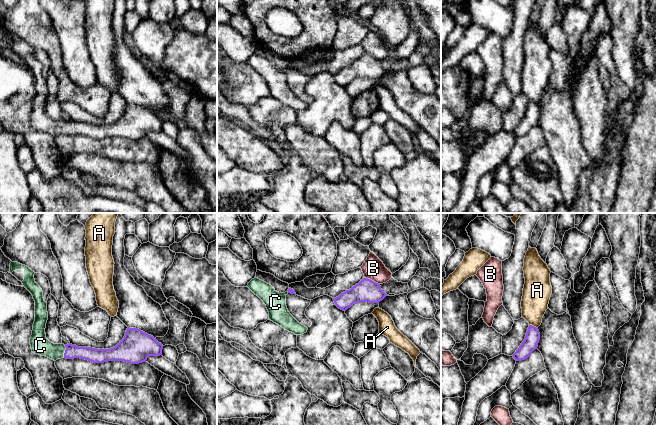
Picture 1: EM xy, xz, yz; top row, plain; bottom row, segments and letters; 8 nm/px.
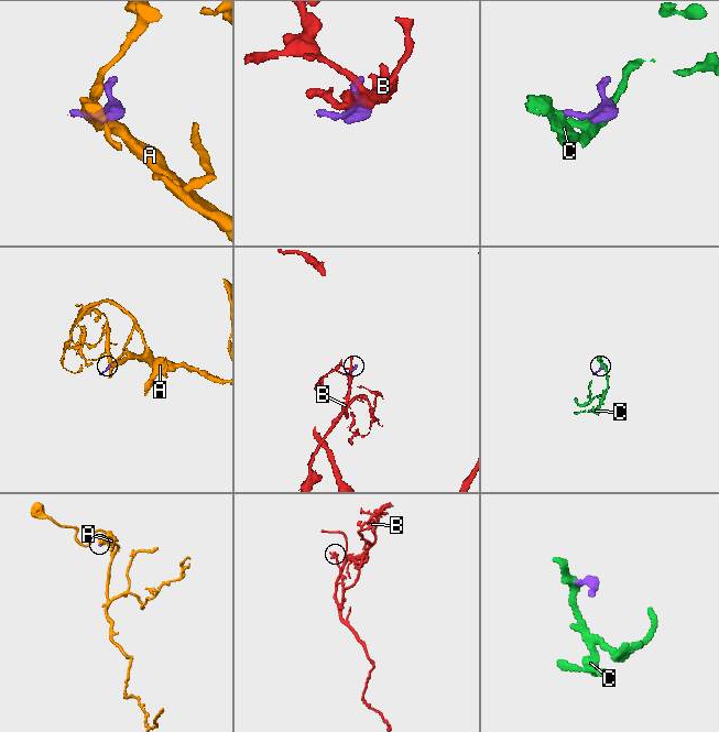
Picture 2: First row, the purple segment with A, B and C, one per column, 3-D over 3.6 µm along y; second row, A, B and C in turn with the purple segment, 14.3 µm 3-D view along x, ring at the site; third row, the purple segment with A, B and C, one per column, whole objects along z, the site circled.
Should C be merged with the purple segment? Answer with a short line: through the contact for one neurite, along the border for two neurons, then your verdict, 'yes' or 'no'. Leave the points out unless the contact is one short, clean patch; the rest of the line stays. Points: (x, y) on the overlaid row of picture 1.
line xy (94, 355), (65, 351), (52, 351), (40, 345); yes

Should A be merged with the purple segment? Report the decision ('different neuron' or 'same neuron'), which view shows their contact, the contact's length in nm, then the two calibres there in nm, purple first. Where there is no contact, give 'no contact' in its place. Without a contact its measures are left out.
different neuron; meets purple in yz; contact 80 nm long; 120 nm thick on the purple side, 220 nm on the other

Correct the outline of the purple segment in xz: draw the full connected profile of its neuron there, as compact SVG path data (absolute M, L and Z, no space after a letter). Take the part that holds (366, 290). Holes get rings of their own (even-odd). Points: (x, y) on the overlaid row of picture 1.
M363 278L358 284L341 293L338 297L333 298L333 300L339 309L346 311L355 303L379 303L386 296L387 294L381 289L380 284Z

